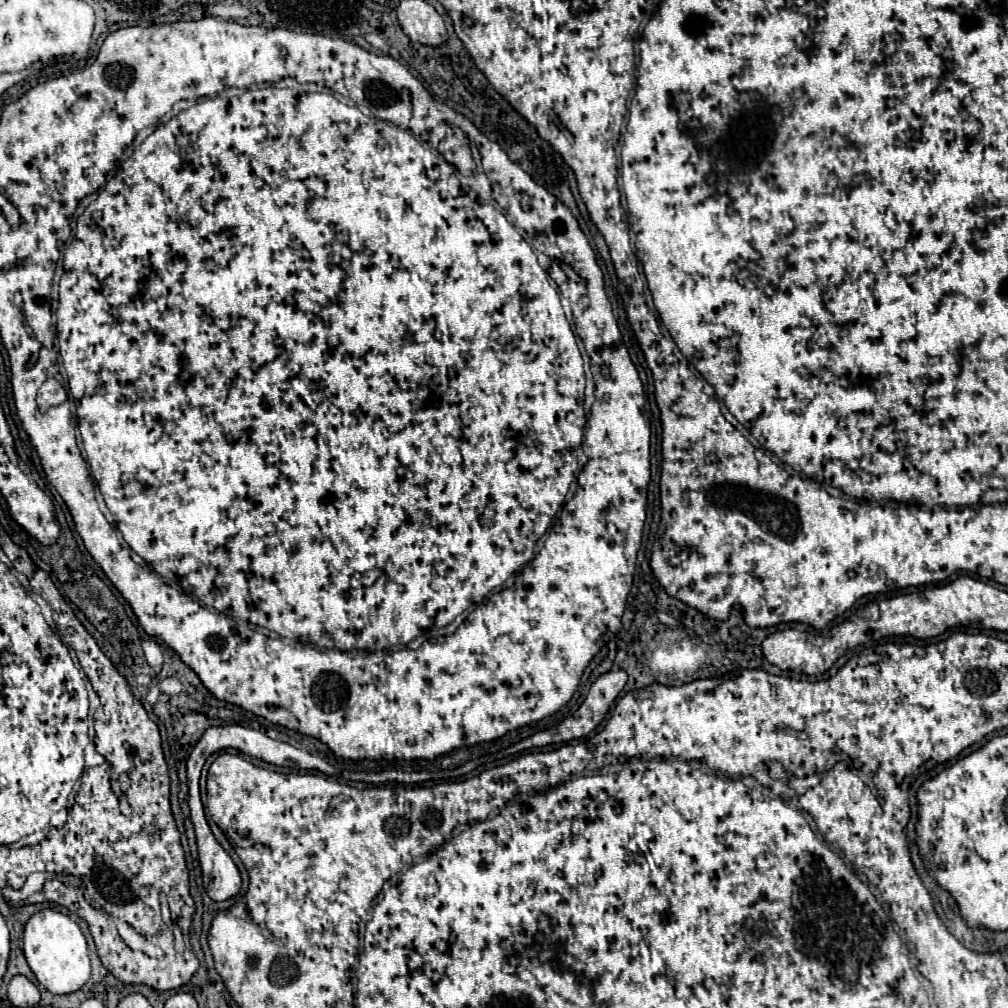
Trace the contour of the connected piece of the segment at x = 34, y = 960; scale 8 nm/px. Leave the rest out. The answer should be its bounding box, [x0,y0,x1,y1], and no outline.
[23,908,91,994]

